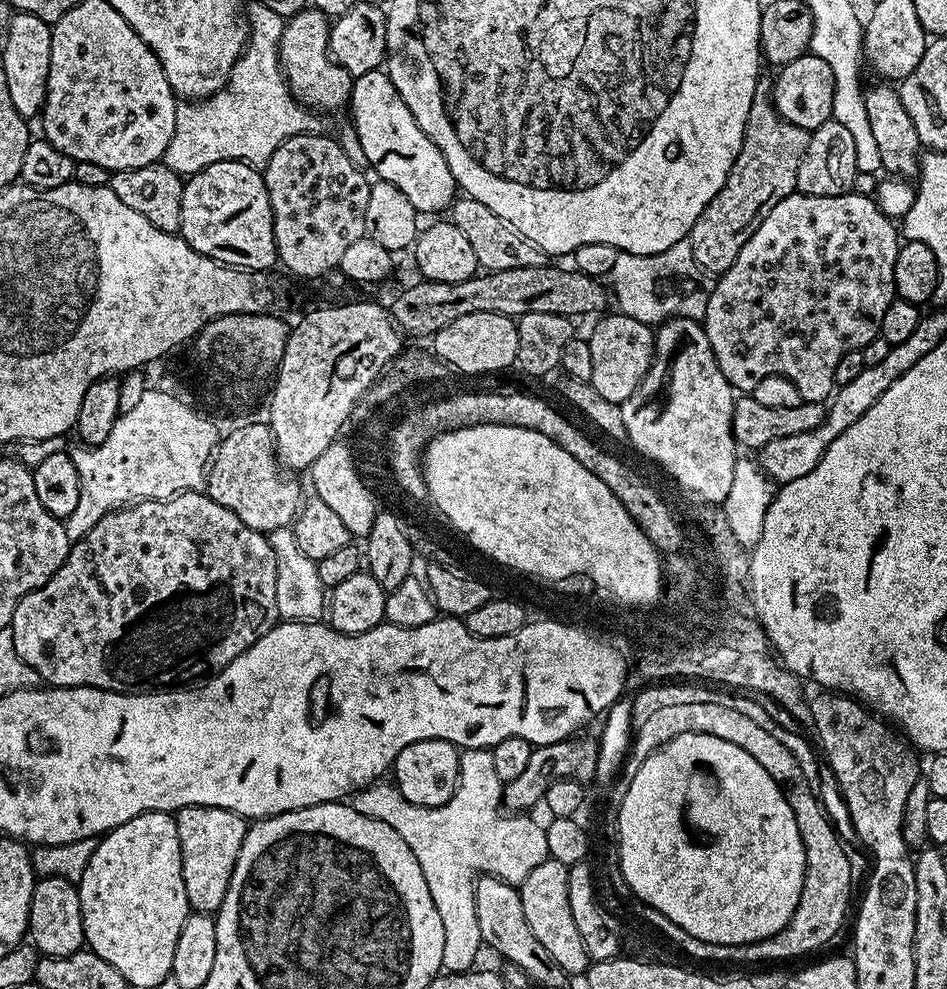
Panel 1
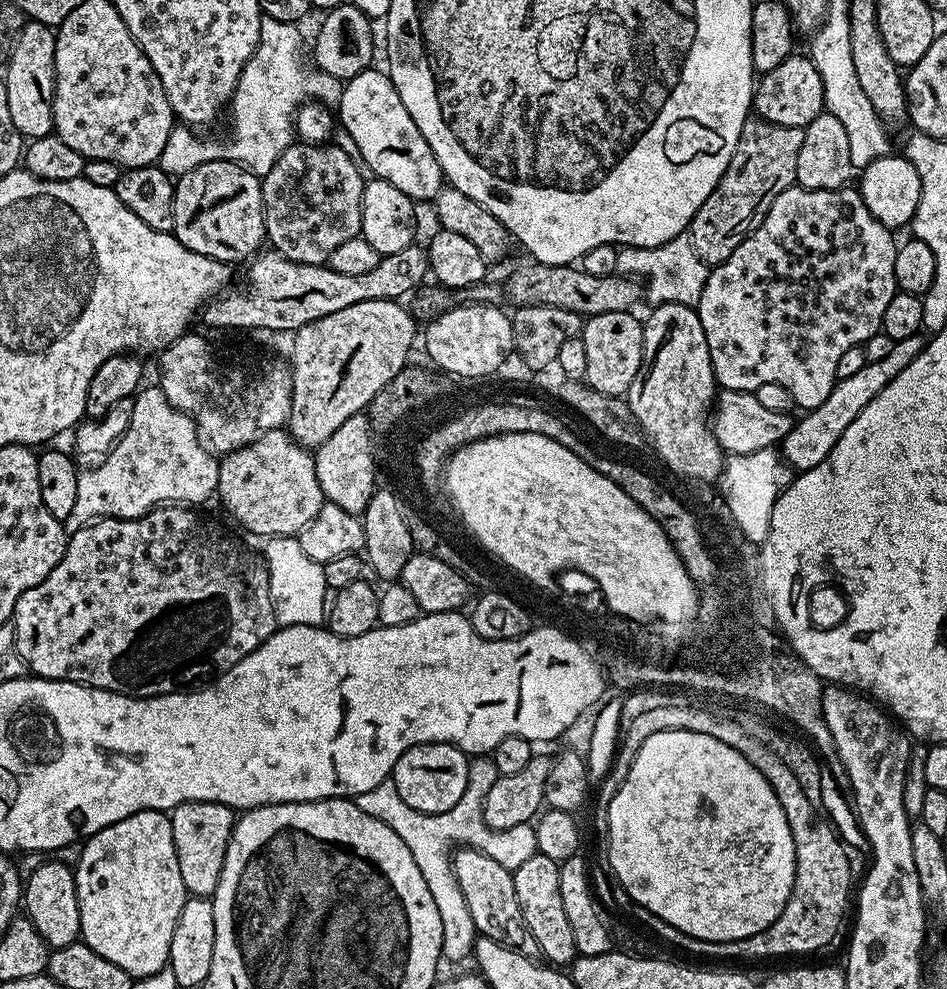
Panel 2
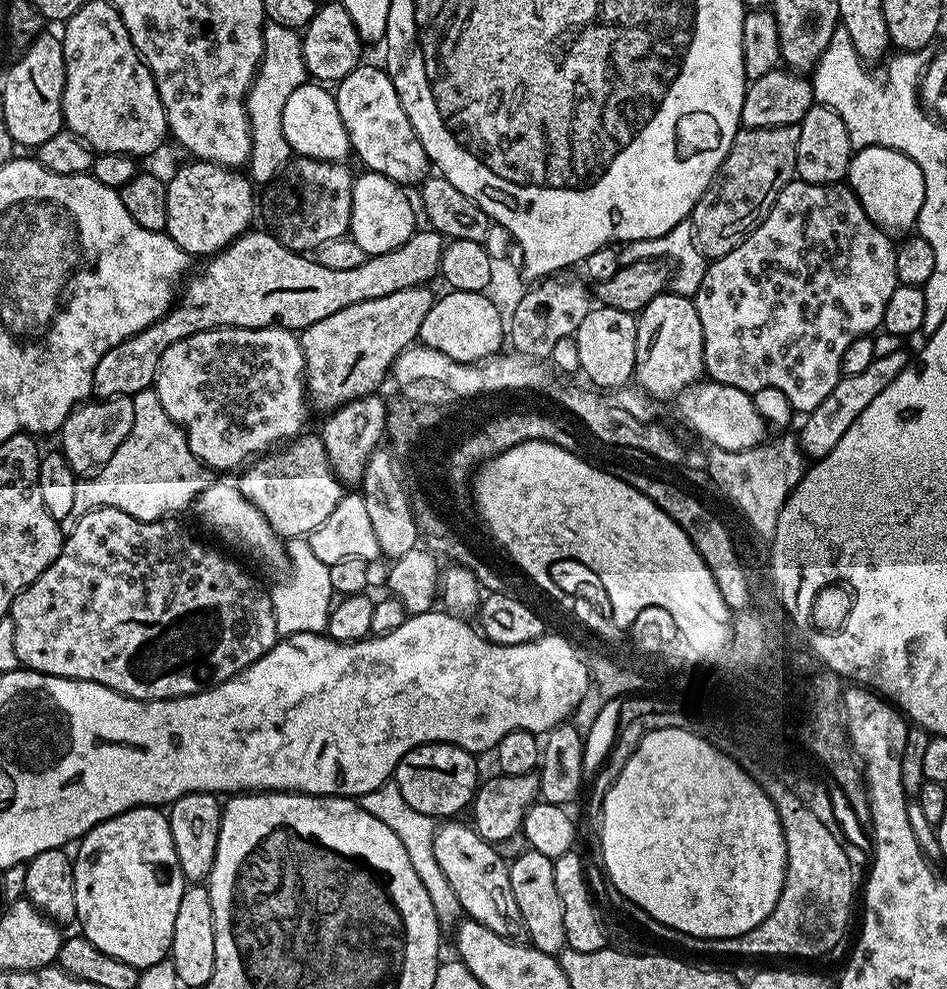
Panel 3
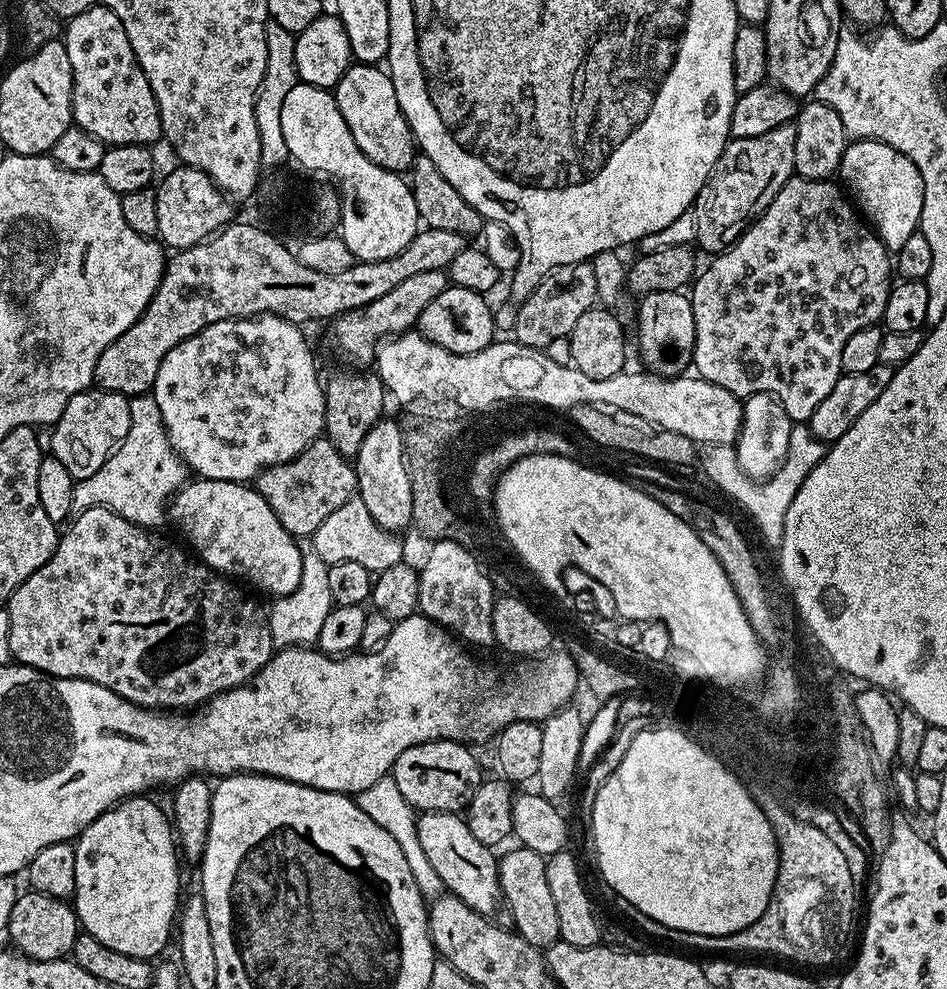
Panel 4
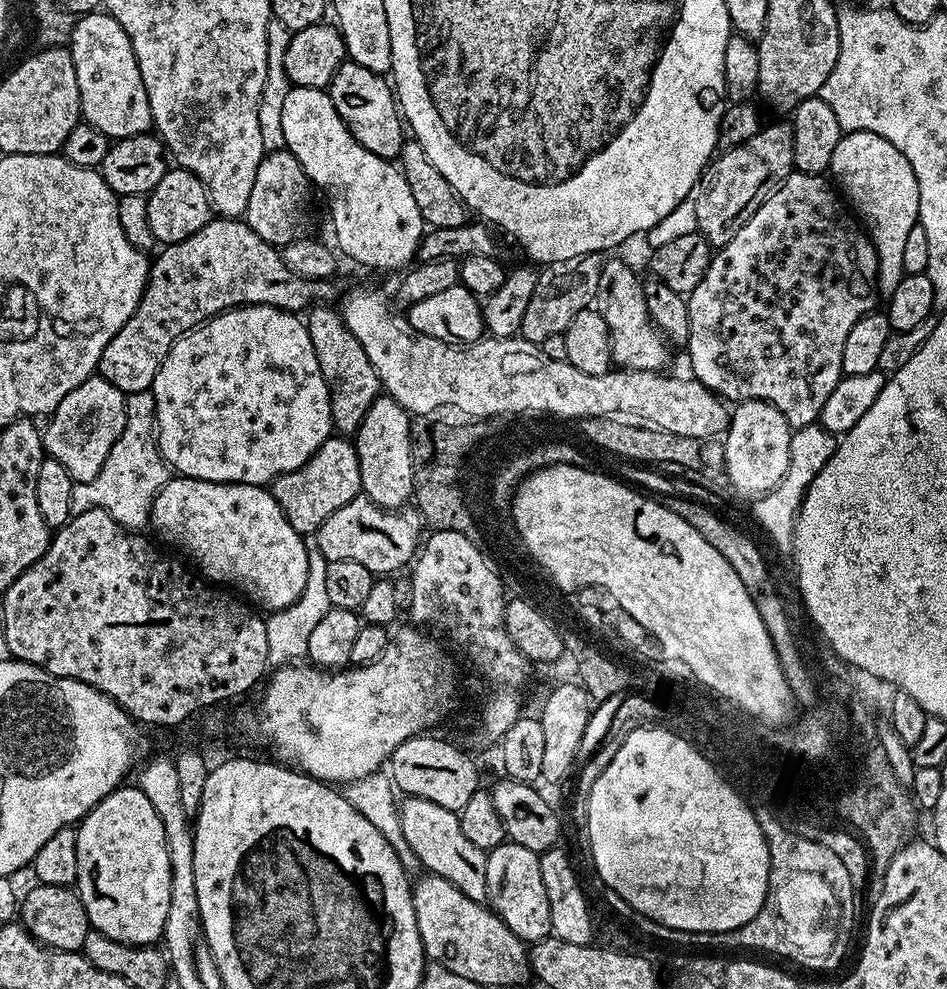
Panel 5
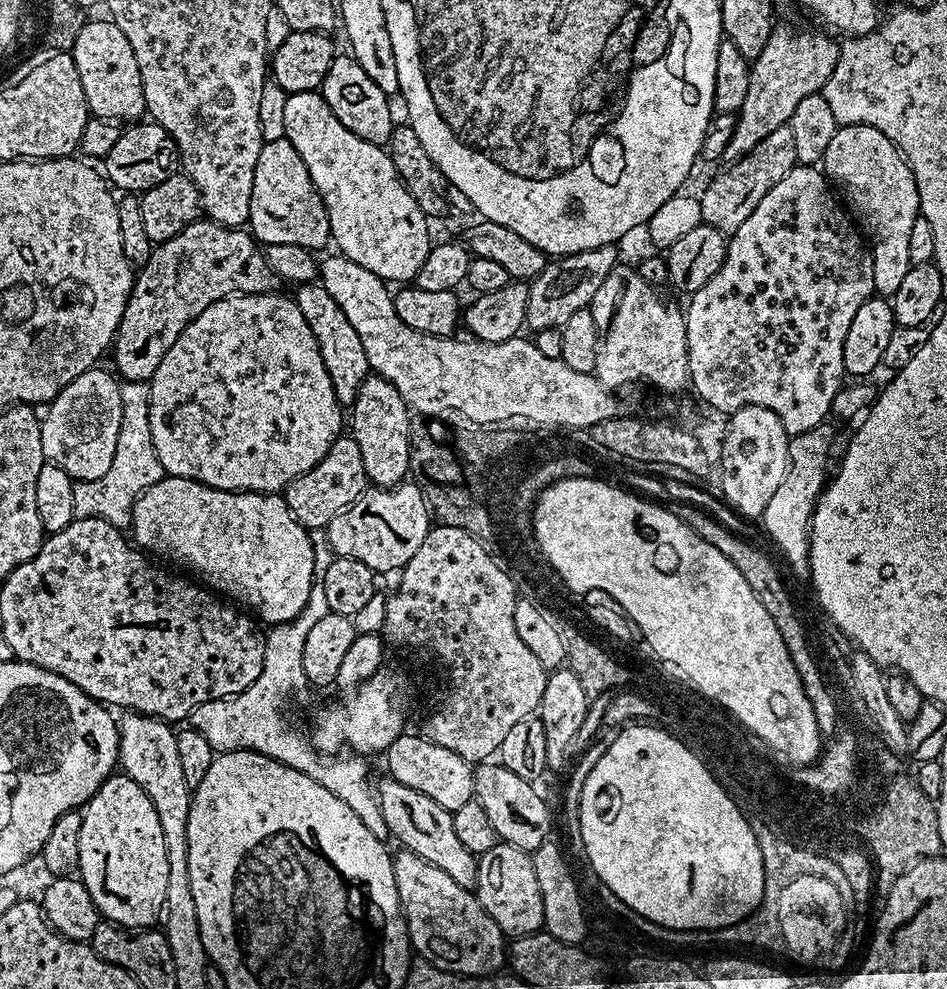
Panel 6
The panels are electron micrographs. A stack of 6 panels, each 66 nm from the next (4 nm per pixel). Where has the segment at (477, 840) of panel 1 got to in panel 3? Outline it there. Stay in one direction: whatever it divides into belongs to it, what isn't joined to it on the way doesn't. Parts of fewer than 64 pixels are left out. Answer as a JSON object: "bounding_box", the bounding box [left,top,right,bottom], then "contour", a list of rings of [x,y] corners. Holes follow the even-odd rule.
{"bounding_box":[358,782,461,930],"contour":[[[395,782],[378,786],[378,790],[370,790],[370,794],[359,797],[358,802],[362,810],[374,814],[378,822],[386,822],[386,826],[390,826],[390,830],[394,830],[394,834],[402,838],[402,846],[406,846],[406,854],[410,854],[410,862],[414,862],[414,870],[418,870],[418,878],[422,878],[422,886],[426,886],[430,894],[430,902],[433,903],[435,916],[439,918],[440,926],[446,930],[451,929],[457,923],[461,910],[454,890],[446,881],[446,874],[442,874],[442,866],[438,866],[434,858],[432,840],[436,837],[437,821],[431,816],[423,816],[418,810],[414,810],[414,806],[407,804]]]}

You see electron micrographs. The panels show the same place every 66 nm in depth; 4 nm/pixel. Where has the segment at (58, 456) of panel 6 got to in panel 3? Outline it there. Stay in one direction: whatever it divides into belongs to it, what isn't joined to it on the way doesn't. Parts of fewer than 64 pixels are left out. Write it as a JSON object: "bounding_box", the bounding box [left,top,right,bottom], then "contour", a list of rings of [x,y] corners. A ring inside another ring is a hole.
{"bounding_box":[58,396,134,478],"contour":[[[118,396],[107,402],[85,402],[77,404],[76,409],[66,418],[58,433],[59,451],[63,452],[66,462],[76,472],[77,477],[87,478],[97,472],[122,446],[124,439],[134,426],[134,406],[132,397]]]}

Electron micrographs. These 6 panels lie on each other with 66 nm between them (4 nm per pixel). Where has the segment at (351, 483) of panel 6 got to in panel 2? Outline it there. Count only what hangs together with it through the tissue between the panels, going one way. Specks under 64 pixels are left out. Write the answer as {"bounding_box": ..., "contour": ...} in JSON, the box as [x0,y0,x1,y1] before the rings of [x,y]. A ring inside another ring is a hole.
{"bounding_box":[218,427,324,536],"contour":[[[283,427],[271,428],[269,432],[260,433],[260,437],[238,450],[227,453],[220,460],[218,470],[218,500],[228,507],[233,518],[248,532],[256,536],[296,536],[316,519],[318,510],[324,503],[324,491],[318,482],[316,457],[307,447],[292,439]]]}

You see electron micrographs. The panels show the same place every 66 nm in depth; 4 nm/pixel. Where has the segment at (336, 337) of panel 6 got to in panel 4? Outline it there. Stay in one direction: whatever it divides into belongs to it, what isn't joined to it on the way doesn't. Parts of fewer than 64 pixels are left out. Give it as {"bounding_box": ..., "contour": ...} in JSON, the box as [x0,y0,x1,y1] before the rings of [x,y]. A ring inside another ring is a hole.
{"bounding_box":[323,370,386,457],"contour":[[[348,370],[352,372],[336,372],[332,377],[327,377],[324,384],[324,415],[323,435],[346,457],[355,457],[362,440],[374,425],[385,415],[384,400],[386,389],[380,377],[369,374],[364,370]]]}

